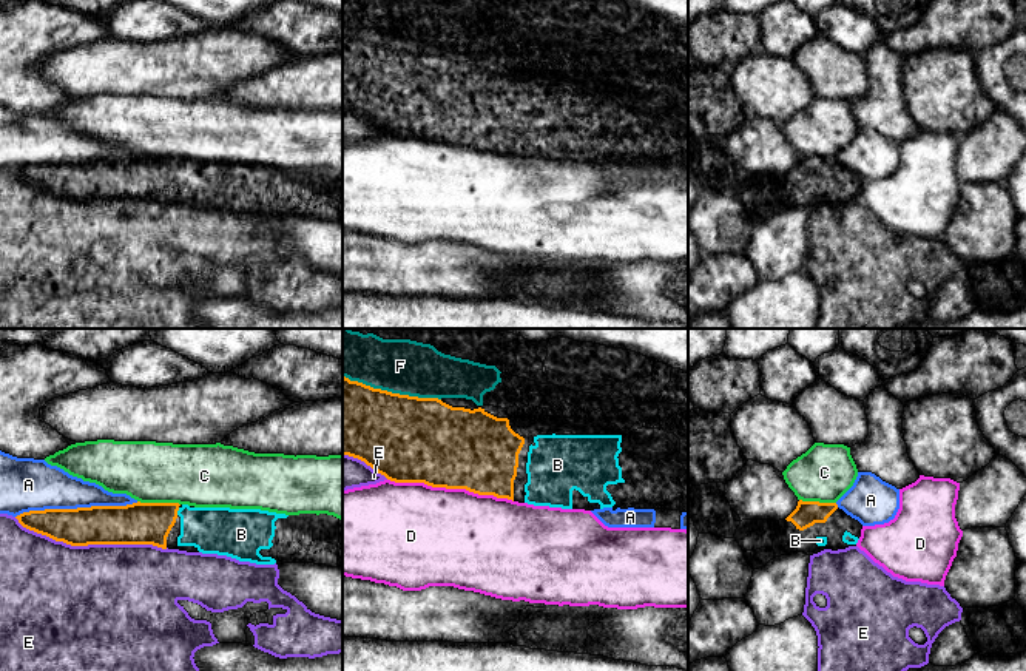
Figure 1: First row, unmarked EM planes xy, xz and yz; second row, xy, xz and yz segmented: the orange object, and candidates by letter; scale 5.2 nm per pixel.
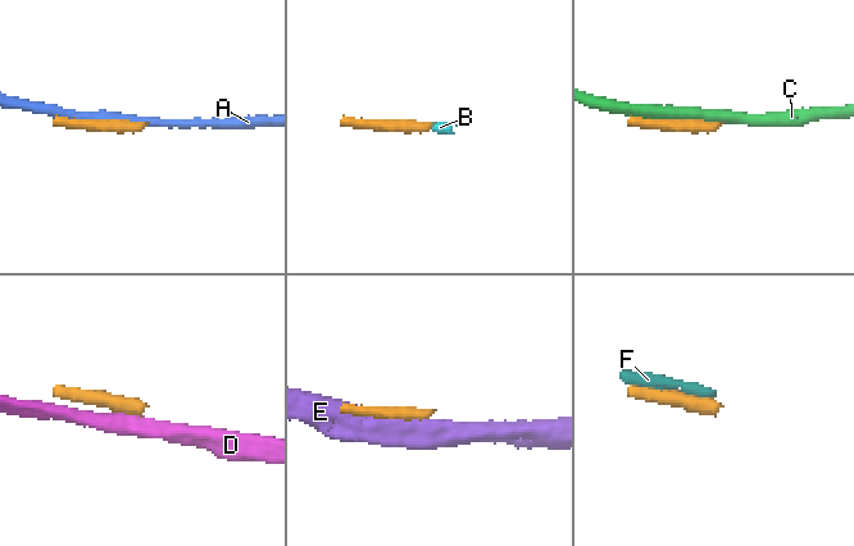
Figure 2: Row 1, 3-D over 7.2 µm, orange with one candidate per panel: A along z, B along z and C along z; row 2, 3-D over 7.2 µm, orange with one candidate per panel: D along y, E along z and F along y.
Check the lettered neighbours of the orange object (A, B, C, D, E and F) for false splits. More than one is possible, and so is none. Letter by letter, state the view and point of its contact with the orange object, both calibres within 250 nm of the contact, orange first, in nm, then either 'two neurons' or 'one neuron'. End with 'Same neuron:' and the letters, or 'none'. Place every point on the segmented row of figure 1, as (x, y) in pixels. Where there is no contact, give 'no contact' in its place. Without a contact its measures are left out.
A: contact xy (77, 508); calibres 200 and 260 nm; two neurons
B: contact xy (178, 509); calibres 220 and 240 nm; one neuron
C: contact xy (159, 503); calibres 220 and 320 nm; two neurons
D: contact xz (451, 488); calibres 420 and 500 nm; two neurons
E: contact xy (91, 543); calibres 220 and 480 nm; two neurons
F: contact xz (391, 392); calibres 440 and 280 nm; two neurons
Same neuron: B

